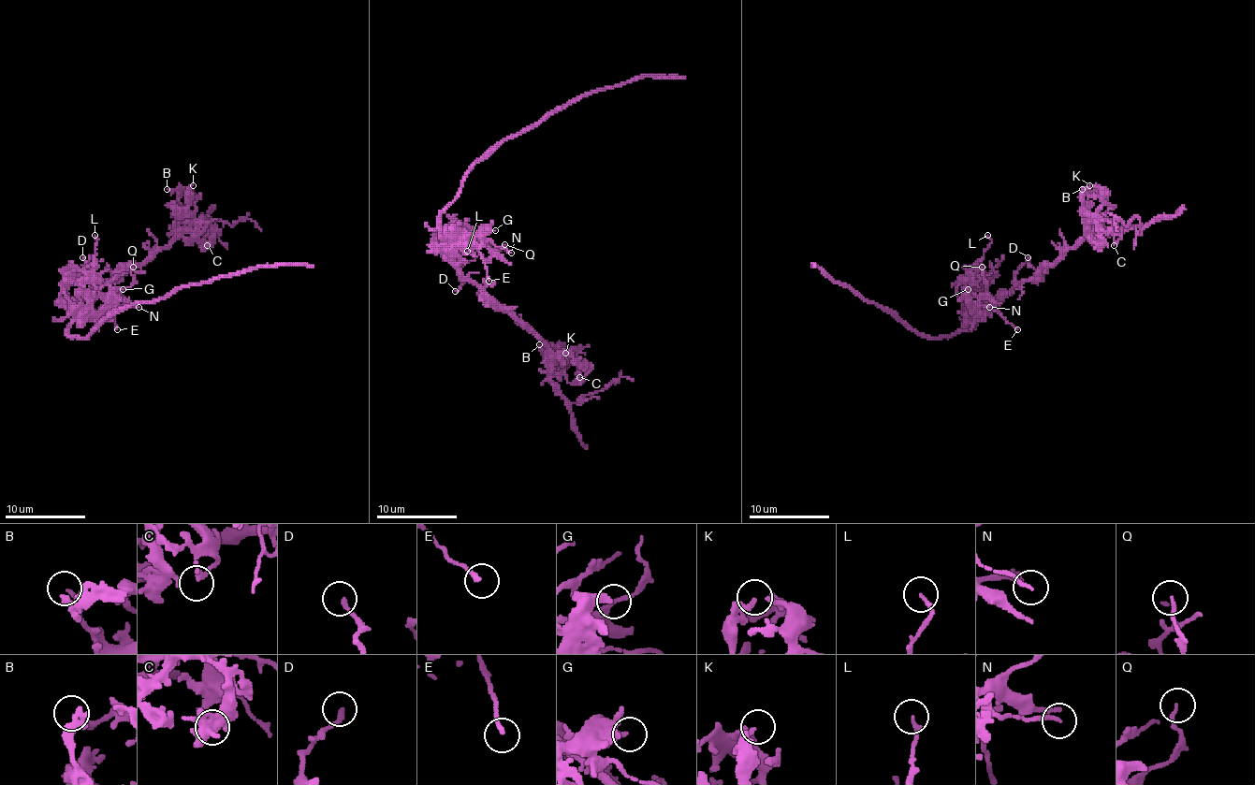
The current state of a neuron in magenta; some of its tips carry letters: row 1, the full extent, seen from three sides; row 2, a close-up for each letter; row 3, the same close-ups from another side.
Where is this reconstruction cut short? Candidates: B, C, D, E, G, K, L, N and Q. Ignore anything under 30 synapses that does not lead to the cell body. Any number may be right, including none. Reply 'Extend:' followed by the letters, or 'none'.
Extend: none

